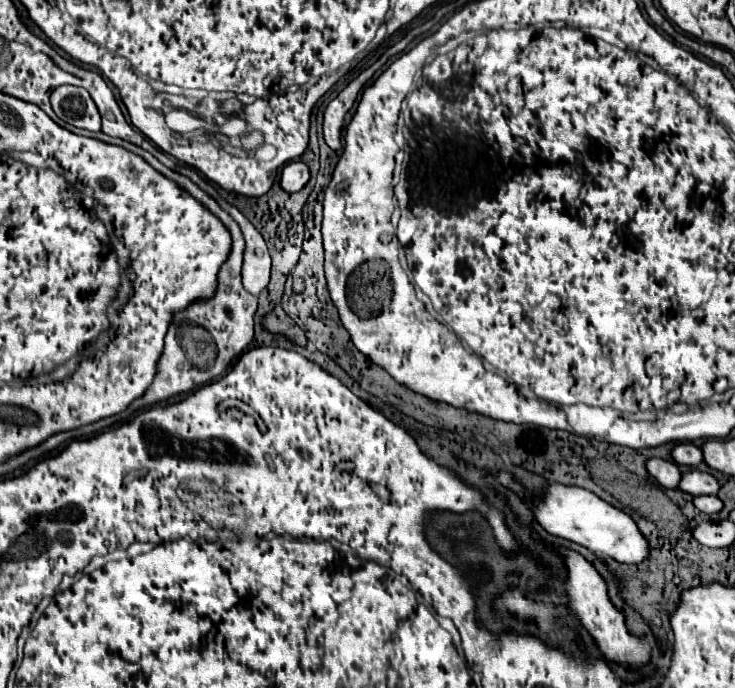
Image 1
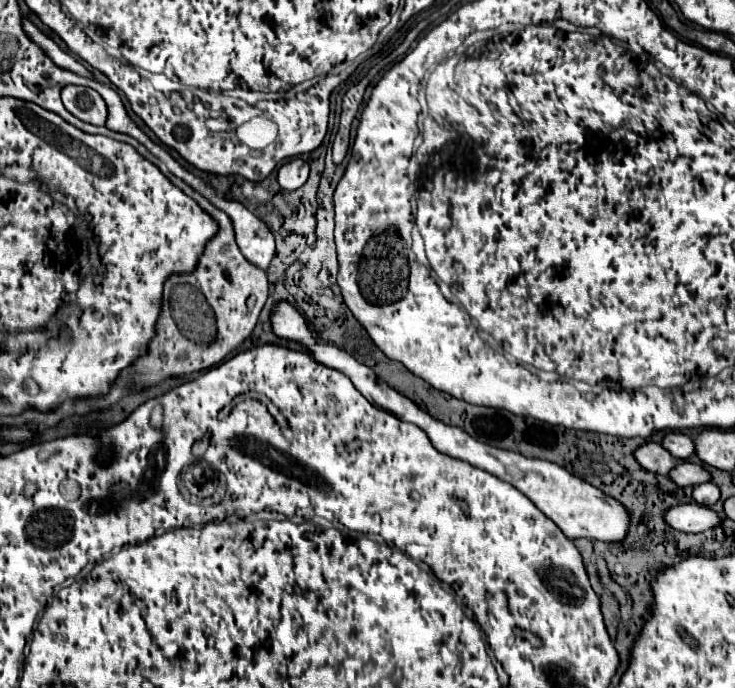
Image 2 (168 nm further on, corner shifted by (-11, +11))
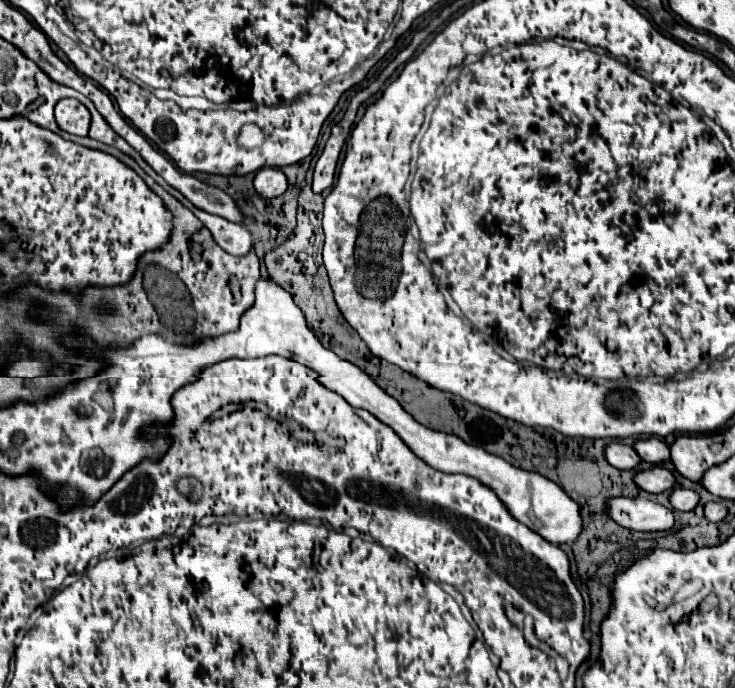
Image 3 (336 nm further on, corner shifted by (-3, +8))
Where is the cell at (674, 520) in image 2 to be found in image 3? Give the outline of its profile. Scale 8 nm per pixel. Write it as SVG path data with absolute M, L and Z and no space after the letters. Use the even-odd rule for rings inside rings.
M615 498L607 514L625 528L633 530L671 530L675 526L673 510L645 498Z

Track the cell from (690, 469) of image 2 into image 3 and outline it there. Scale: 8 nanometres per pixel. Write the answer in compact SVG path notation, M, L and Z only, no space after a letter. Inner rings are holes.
M653 466L649 470L643 470L635 476L635 482L641 490L645 492L665 492L665 490L673 490L675 486L675 474L669 472L667 468L661 466Z

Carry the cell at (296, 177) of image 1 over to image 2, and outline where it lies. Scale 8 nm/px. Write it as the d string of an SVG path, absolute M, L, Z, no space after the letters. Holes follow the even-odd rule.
M291 159L277 173L277 183L285 191L299 189L309 177L309 165L303 159Z

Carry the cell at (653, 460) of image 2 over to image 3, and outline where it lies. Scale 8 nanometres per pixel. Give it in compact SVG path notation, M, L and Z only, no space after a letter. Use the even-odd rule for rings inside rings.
M611 442L605 448L605 456L607 456L607 462L619 470L635 470L641 464L641 458L635 452L635 448L619 442Z

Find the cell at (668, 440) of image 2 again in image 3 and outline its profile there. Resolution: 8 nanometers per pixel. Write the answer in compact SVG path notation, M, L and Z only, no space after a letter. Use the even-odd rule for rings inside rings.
M647 438L647 440L639 440L635 446L633 446L639 456L649 462L649 464L661 464L665 460L671 458L671 452L669 452L669 446L659 440L659 438Z

